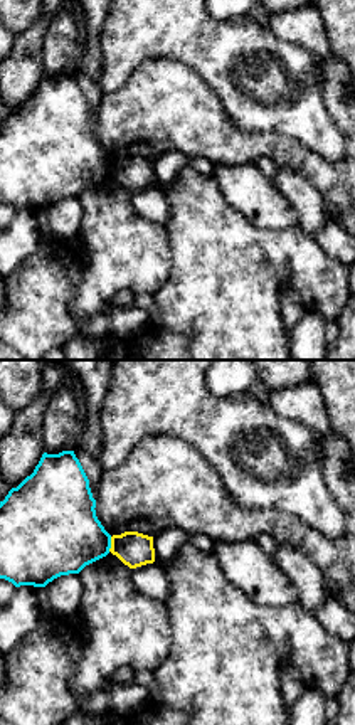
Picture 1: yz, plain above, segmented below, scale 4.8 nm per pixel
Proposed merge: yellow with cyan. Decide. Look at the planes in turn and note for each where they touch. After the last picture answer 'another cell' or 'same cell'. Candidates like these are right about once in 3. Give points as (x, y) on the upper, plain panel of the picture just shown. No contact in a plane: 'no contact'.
contact (111, 167)

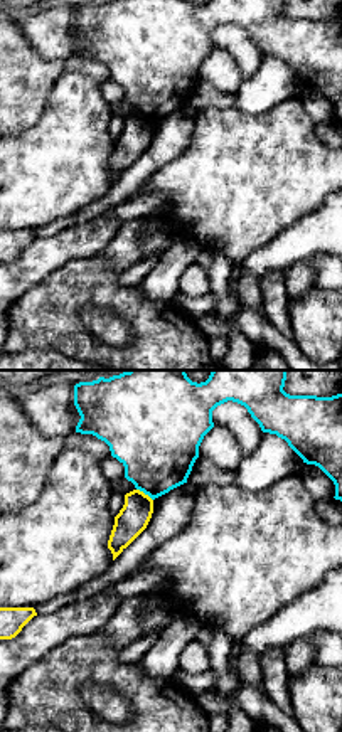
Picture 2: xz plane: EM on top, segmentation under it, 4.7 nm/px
contact (144, 116)

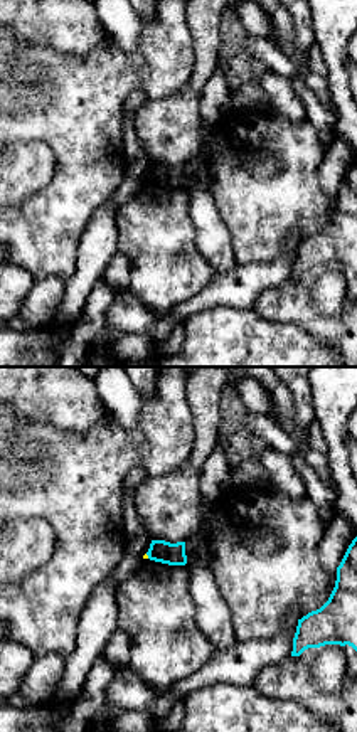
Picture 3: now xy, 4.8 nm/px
contact (147, 179)

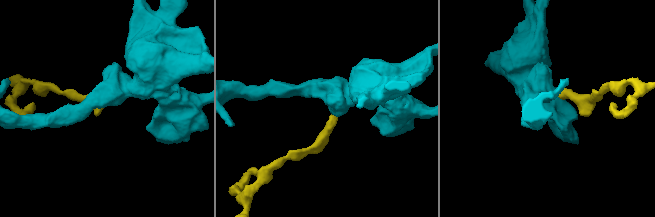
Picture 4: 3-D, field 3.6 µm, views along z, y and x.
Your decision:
another cell

